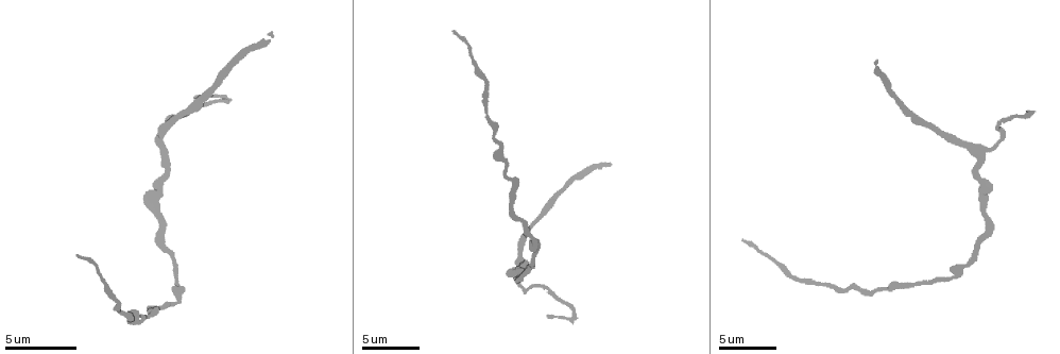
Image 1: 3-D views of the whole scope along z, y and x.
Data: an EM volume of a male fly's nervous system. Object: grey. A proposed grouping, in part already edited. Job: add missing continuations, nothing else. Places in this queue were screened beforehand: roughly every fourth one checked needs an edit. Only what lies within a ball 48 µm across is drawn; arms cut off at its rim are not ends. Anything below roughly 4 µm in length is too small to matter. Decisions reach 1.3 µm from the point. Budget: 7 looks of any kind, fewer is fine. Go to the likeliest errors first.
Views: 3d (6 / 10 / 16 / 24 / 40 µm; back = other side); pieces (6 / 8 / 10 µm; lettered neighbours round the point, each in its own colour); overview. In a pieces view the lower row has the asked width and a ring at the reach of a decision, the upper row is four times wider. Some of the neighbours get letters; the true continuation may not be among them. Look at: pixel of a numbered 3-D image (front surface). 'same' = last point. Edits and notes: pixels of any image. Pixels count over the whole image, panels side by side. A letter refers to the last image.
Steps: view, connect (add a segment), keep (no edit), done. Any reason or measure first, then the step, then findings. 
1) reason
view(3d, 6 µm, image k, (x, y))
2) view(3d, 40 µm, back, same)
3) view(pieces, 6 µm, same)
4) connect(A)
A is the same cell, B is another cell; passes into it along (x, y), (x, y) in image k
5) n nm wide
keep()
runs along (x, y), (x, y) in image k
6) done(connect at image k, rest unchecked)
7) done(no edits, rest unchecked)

thin end
view(pieces, 6 µm, image 1, (743, 239))

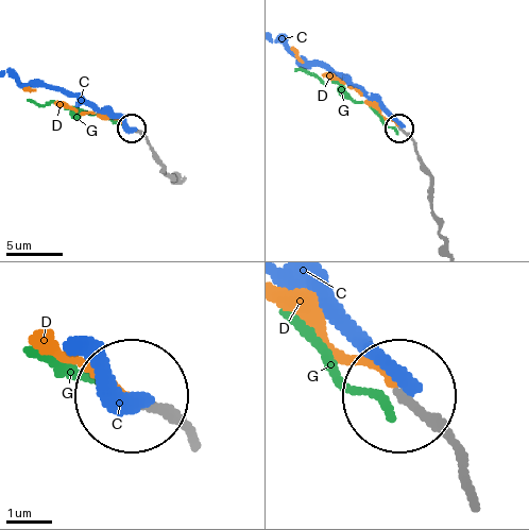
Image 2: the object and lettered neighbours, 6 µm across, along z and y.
170 nm wide
connect(D)
D is the same cell, C and G are other cells; passes into it along (421, 158), (395, 123), (291, 49) in image 2; it goes on there

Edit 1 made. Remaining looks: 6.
an open end
view(3d, 10 µm, image 1, (549, 316))

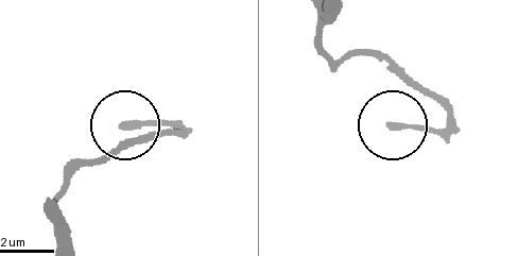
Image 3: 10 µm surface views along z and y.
view(pieces, 8 µm, image 3, (126, 128))

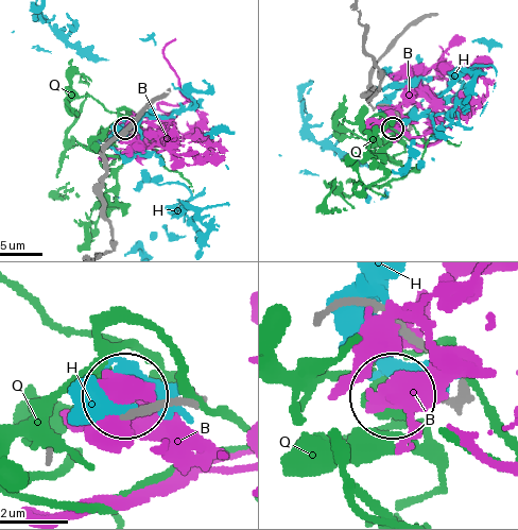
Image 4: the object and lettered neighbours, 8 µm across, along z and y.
keep()
B, H and Q are other cells; none of them fits

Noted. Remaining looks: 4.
view(overview)

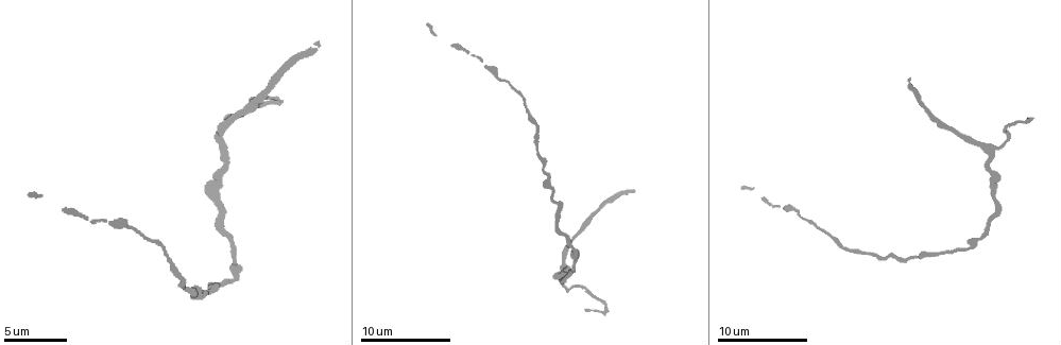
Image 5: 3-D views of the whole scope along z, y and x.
free end
view(pieces, 8 µm, image 5, (317, 44))

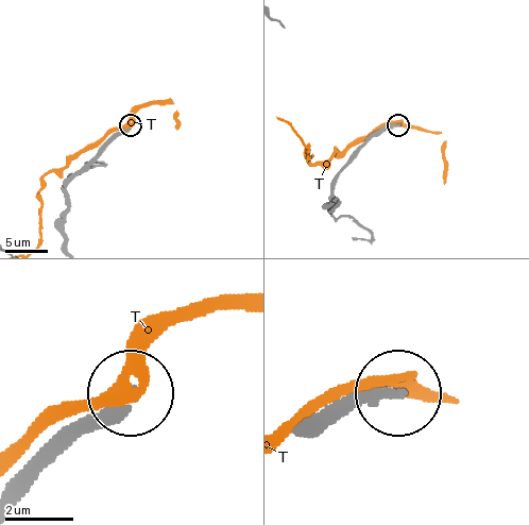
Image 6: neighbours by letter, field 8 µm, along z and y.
keep()
T is another cell; runs along (64, 234), (66, 185), (129, 126) in image 6; no lettered segment goes on from it

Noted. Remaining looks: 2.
done(connect at image 2, rest unchecked)

